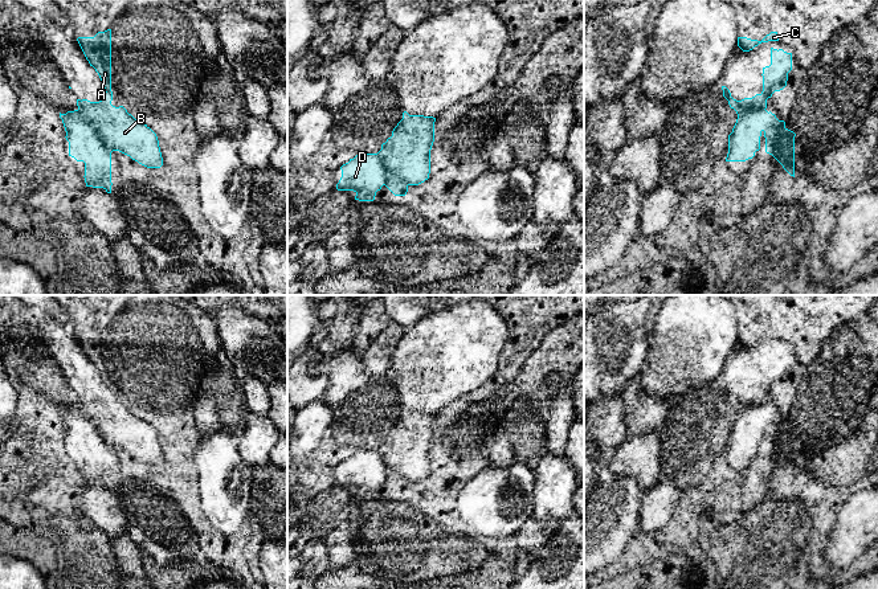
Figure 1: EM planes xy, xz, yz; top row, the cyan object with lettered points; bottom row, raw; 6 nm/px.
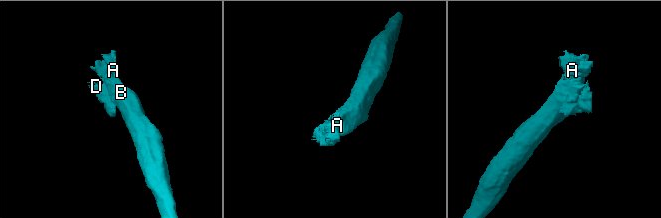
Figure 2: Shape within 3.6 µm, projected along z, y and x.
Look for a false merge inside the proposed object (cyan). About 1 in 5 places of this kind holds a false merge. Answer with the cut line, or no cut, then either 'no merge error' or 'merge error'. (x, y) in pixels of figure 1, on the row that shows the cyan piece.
cut xy (77, 110), (105, 138), (105, 148), (110, 154); merge error

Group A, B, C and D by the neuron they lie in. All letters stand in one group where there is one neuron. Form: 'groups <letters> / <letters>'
groups A B C / D

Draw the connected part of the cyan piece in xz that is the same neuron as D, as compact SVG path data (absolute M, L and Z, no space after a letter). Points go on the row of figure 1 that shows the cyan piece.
M358 154L340 167L342 177L338 191L354 191L355 200L373 201L376 192L385 185L395 196L405 196L408 185L399 175L384 175L379 154Z

